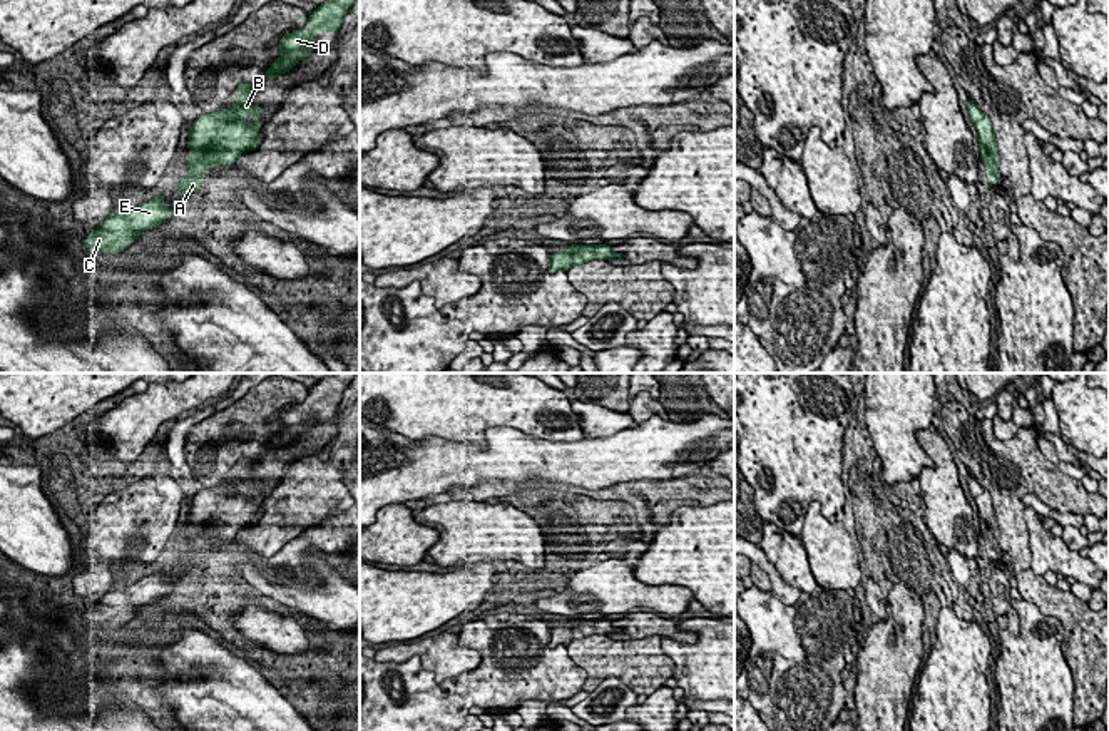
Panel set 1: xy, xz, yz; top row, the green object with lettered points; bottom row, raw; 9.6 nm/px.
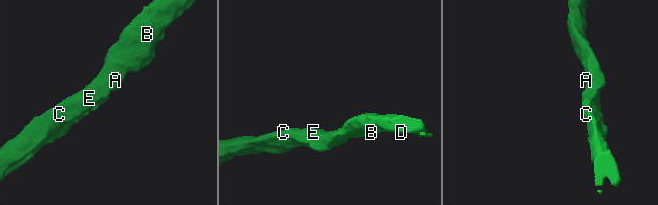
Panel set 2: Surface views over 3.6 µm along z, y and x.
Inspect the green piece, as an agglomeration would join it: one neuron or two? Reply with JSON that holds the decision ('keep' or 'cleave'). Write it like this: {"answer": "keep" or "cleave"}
{"answer": "keep"}

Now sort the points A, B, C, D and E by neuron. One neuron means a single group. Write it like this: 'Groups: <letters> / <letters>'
Groups: A B C D E

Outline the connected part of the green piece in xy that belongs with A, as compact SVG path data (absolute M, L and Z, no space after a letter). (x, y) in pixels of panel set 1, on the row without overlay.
M333 373L309 390L303 403L293 405L289 410L281 412L281 430L274 433L268 447L253 458L239 458L236 468L239 475L227 485L221 483L212 488L202 488L192 497L189 507L187 524L192 527L186 535L189 549L184 555L177 557L174 564L192 567L199 562L199 552L204 555L202 547L211 540L234 540L236 534L244 525L254 525L259 520L259 487L266 488L263 482L249 477L249 473L261 465L266 452L278 453L279 448L289 447L303 432L308 432L314 423L313 406L340 406L343 391L351 385L356 373Z

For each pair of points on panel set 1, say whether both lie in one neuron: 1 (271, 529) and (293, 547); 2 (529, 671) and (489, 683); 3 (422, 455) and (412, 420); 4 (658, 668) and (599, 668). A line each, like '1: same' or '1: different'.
1: different
2: same
3: different
4: same

